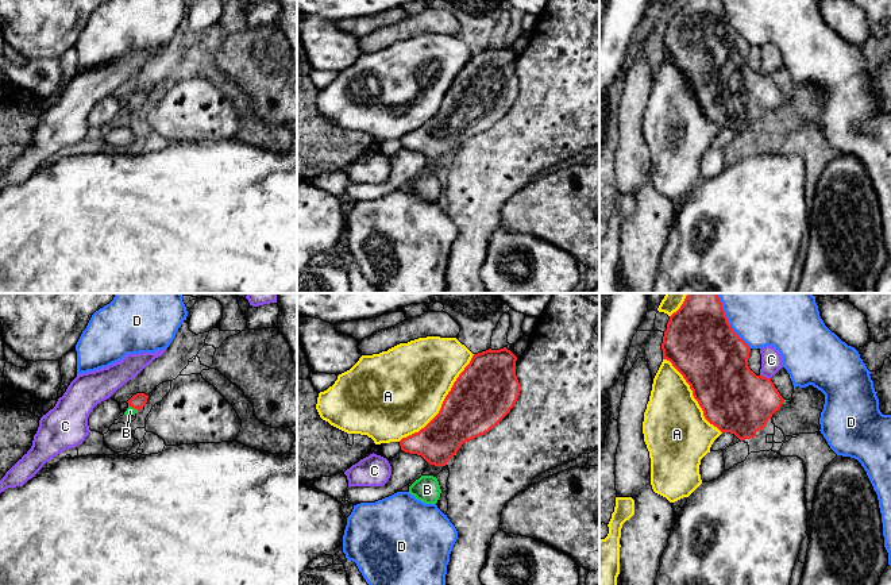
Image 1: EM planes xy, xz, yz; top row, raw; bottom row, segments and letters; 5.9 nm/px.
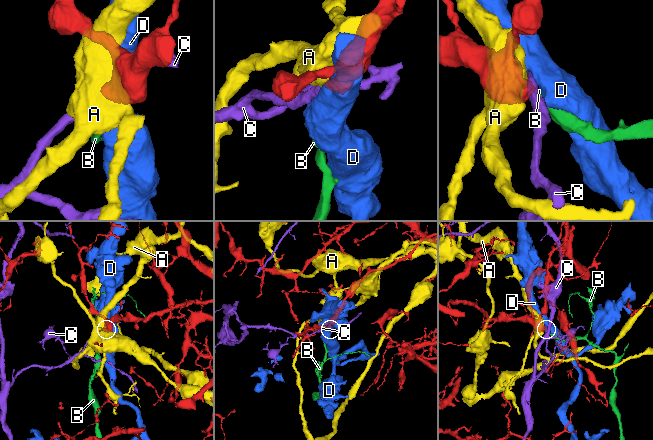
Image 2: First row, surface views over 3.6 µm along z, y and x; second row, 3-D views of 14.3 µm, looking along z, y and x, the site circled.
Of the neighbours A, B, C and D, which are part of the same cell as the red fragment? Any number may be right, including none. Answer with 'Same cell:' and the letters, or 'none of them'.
Same cell: B

